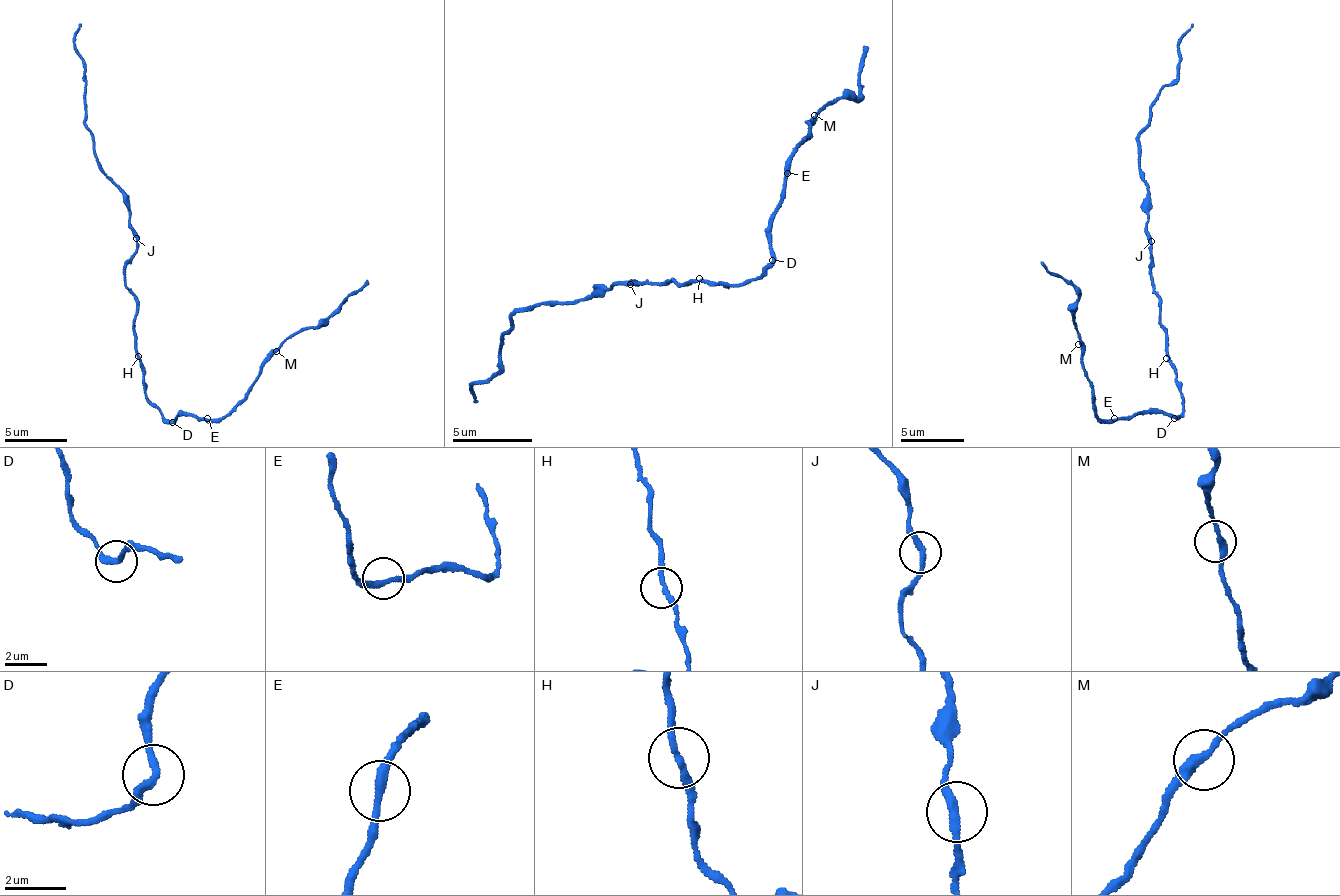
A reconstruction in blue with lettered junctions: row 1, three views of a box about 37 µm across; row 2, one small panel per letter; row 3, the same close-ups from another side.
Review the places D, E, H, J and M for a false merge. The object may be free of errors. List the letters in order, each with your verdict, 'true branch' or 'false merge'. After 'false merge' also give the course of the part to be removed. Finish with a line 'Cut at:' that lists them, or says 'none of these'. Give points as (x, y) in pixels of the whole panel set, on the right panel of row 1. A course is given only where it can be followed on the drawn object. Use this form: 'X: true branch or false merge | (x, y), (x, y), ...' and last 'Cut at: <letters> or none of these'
D: true branch
E: true branch
H: true branch
J: true branch
M: true branch
Cut at: none of these

